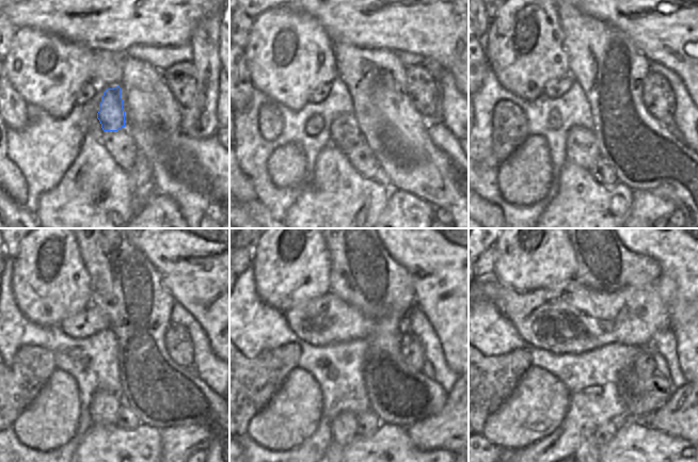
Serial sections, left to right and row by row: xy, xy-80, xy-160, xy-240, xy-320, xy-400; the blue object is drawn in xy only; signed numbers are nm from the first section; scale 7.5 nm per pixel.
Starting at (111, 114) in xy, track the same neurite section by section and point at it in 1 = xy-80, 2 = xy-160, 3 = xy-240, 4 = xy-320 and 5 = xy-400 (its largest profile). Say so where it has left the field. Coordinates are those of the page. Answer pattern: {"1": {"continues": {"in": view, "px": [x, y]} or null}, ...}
{"1": {"continues": {"in": "xy-80", "px": [345, 133]}}, "2": {"continues": {"in": "xy-160", "px": [582, 149]}}, "3": {"continues": {"in": "xy-240", "px": [105, 405]}}, "4": {"continues": {"in": "xy-320", "px": [344, 428]}}, "5": {"continues": {"in": "xy-400", "px": [587, 445]}}}

